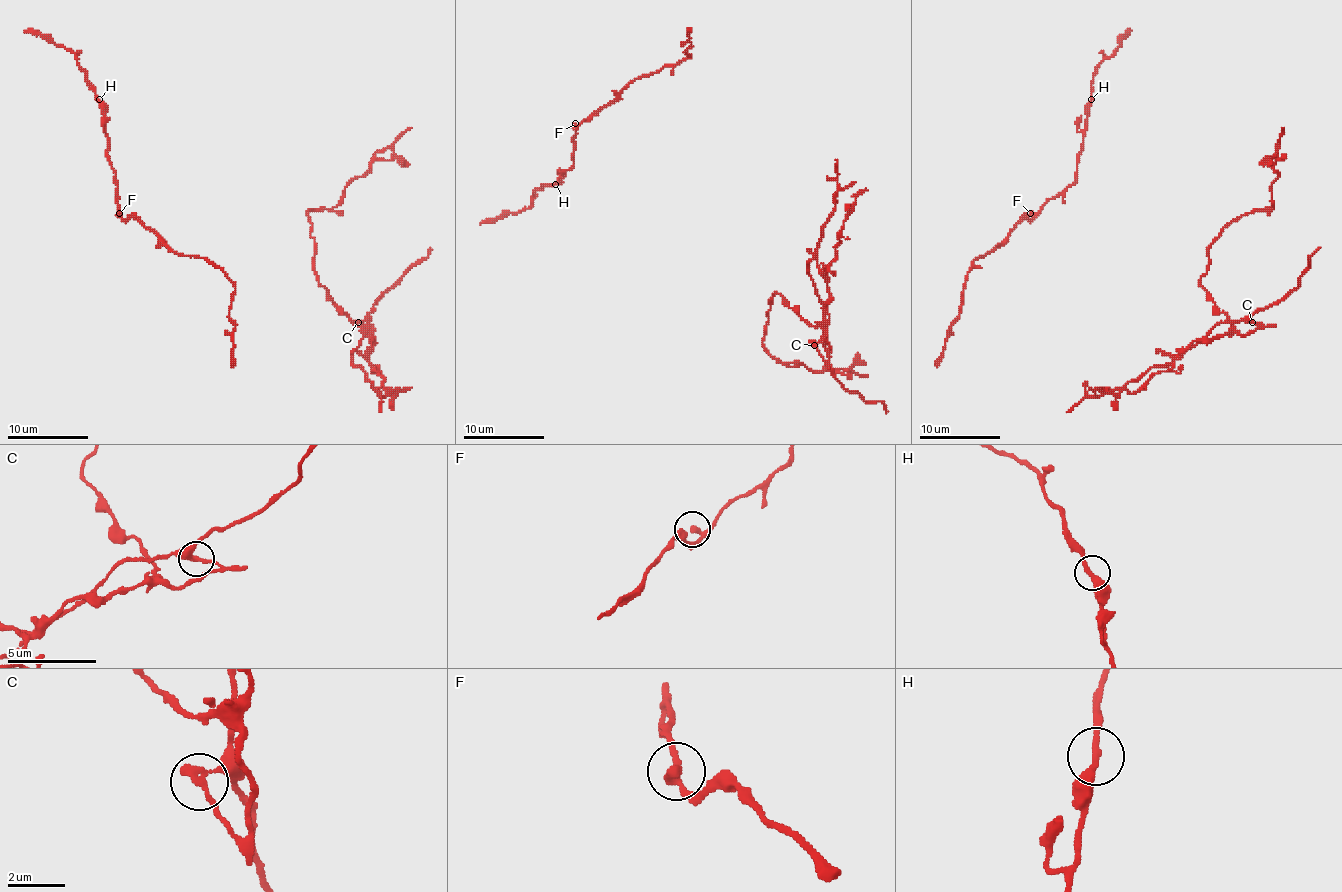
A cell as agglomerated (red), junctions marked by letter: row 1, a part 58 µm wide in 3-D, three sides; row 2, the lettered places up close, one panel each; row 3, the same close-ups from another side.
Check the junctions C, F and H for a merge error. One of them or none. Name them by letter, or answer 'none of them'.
C

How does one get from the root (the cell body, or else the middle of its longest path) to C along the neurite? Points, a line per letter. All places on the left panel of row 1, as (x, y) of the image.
C: (371, 383), (381, 395), (367, 379), (365, 371), (353, 363), (353, 353), (367, 331), (367, 320), (359, 322)

